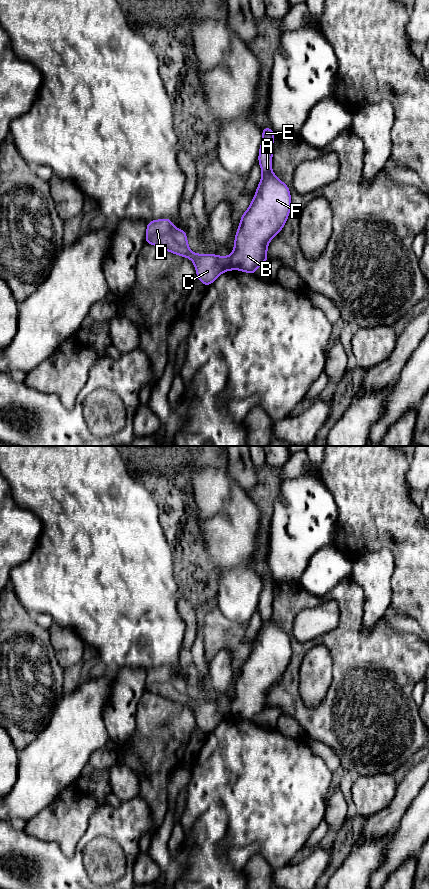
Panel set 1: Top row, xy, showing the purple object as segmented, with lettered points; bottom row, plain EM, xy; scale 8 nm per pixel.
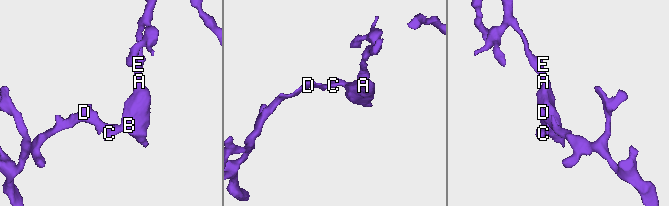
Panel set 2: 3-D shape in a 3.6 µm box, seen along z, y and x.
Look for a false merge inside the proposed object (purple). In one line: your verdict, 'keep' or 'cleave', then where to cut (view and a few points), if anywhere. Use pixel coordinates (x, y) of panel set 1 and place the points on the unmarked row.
cleave; cut in xy along (229, 703), (233, 717)

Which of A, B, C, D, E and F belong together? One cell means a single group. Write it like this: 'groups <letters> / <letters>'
groups A B E F / C D

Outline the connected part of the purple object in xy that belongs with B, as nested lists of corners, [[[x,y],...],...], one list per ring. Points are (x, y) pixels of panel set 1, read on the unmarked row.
[[[262,575],[258,610],[262,626],[245,661],[241,664],[230,703],[233,718],[254,722],[268,707],[269,690],[283,677],[290,662],[290,637],[272,620],[272,576]]]

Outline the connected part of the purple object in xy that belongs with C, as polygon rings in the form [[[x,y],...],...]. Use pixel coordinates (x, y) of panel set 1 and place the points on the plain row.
[[[169,666],[148,670],[145,689],[146,692],[191,707],[197,726],[206,734],[211,733],[223,720],[233,718],[230,703],[218,704],[192,700],[188,694],[187,681],[176,676]]]

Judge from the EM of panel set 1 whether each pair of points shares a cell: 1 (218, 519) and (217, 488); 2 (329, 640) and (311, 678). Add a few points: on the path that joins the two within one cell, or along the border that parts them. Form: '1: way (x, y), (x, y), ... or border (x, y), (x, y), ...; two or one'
1: way (218, 511), (217, 496); one
2: border (304, 655), (315, 645), (323, 644), (333, 668); two

